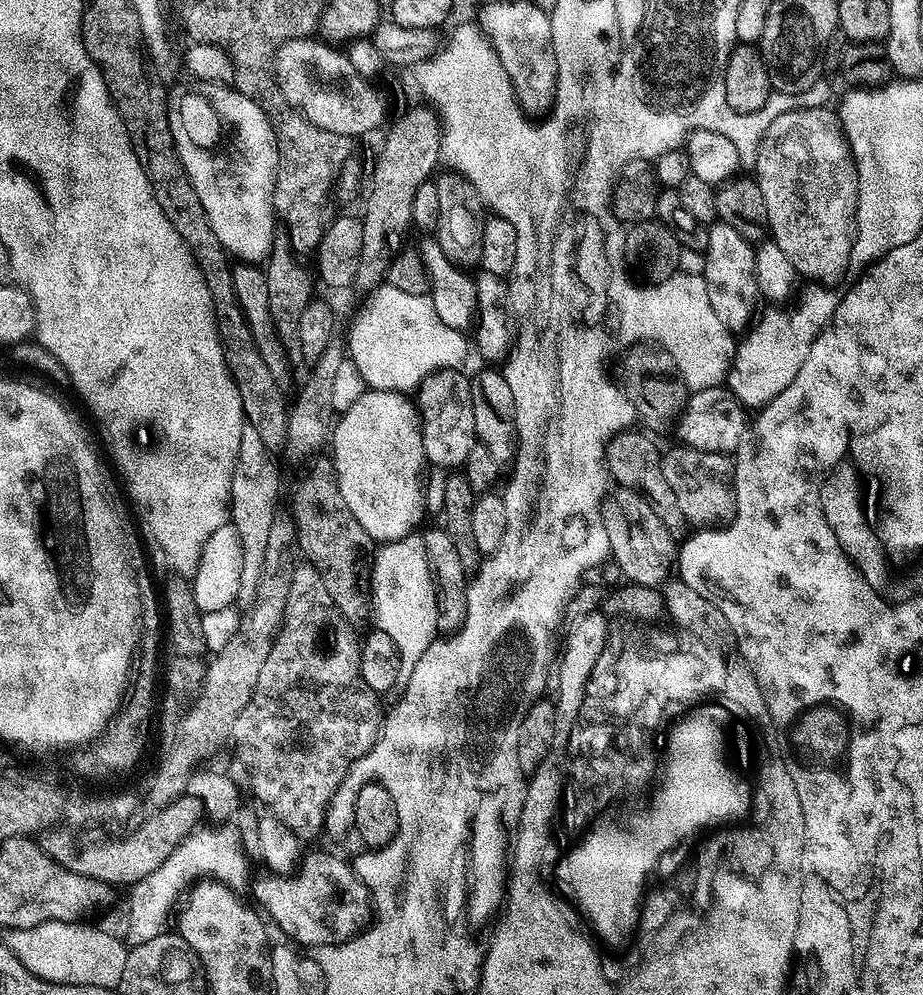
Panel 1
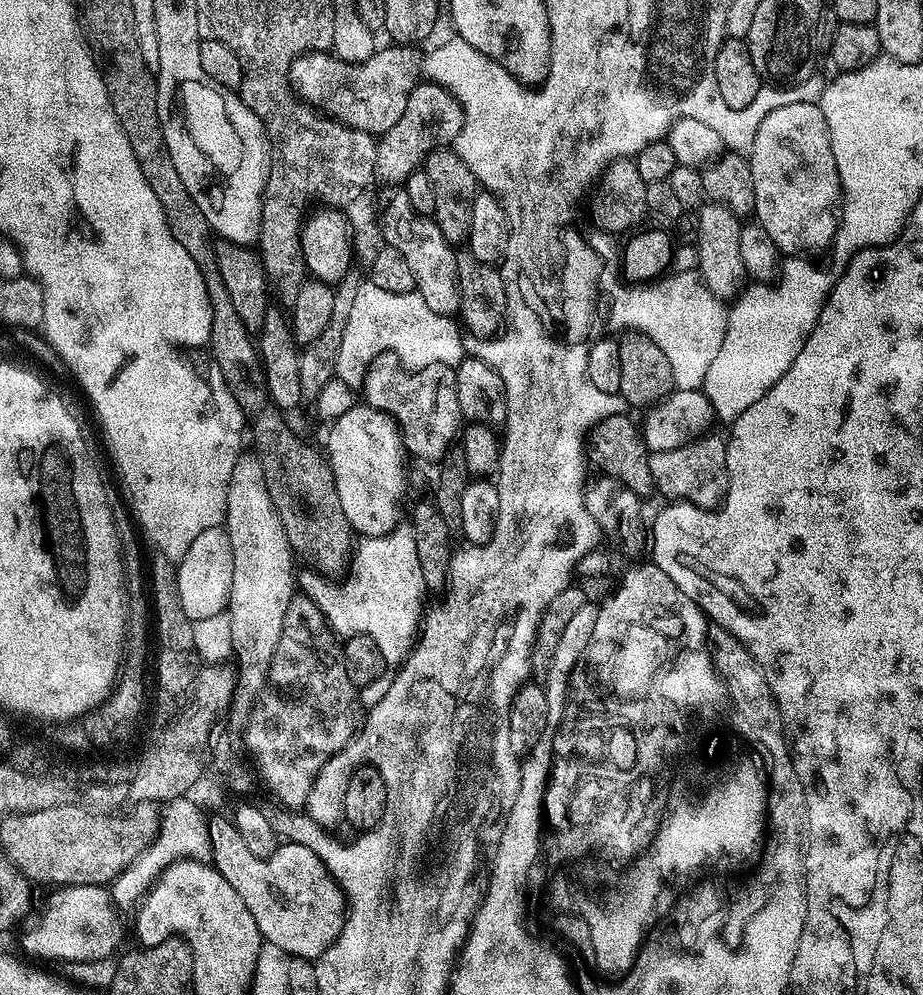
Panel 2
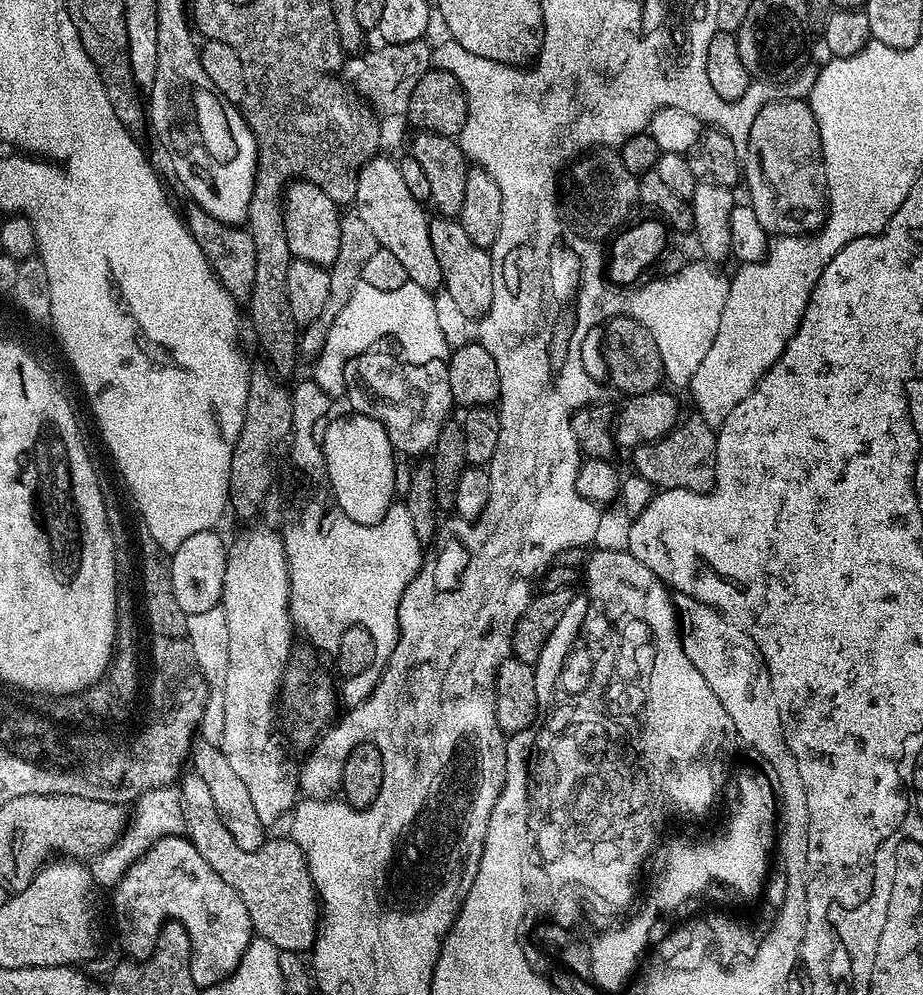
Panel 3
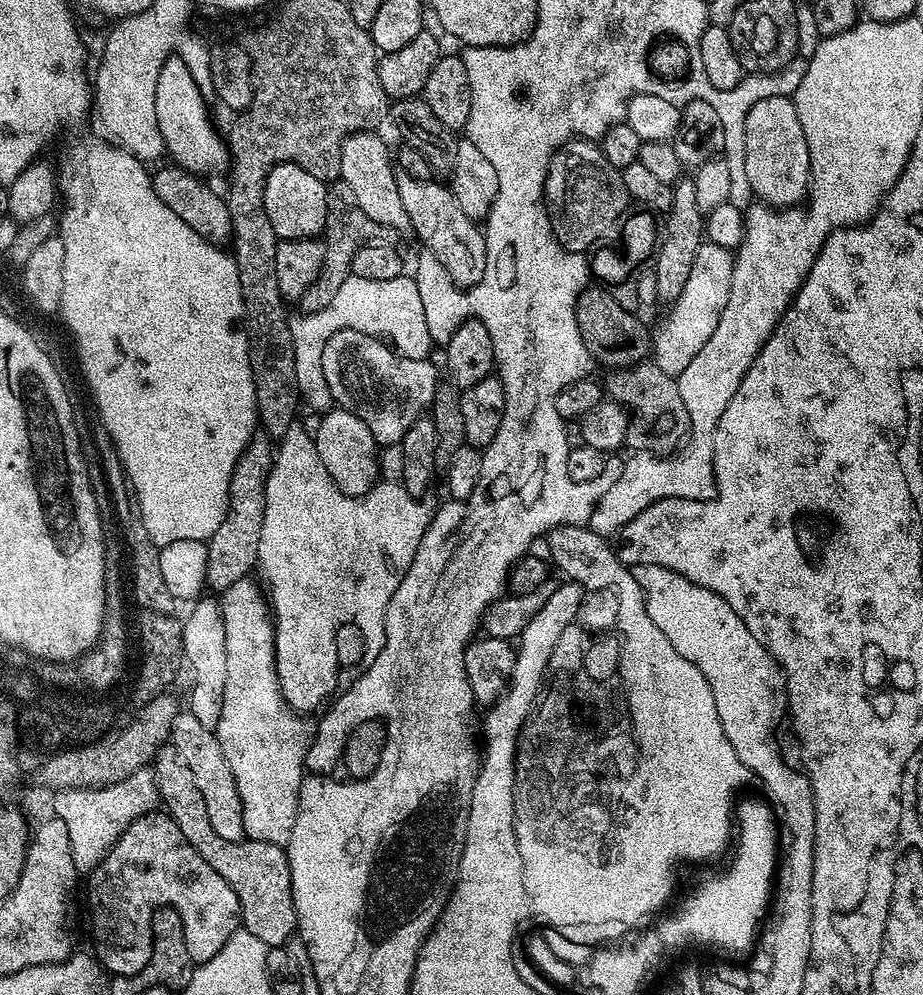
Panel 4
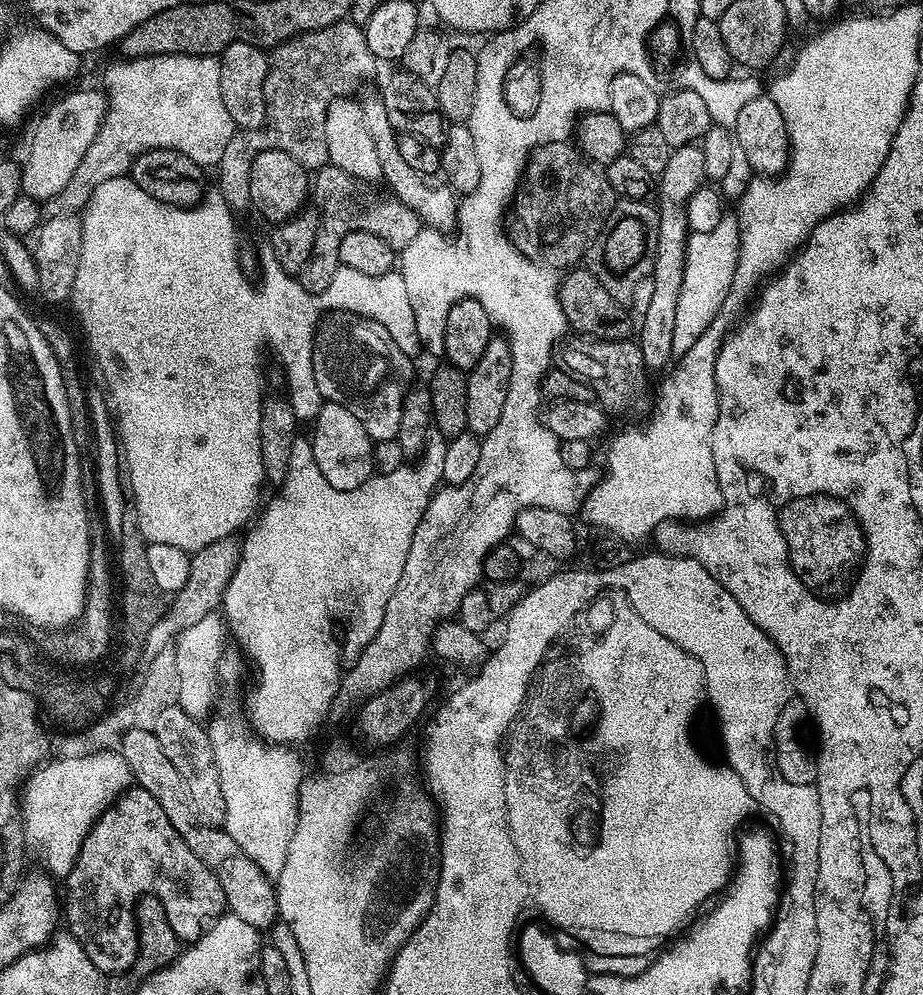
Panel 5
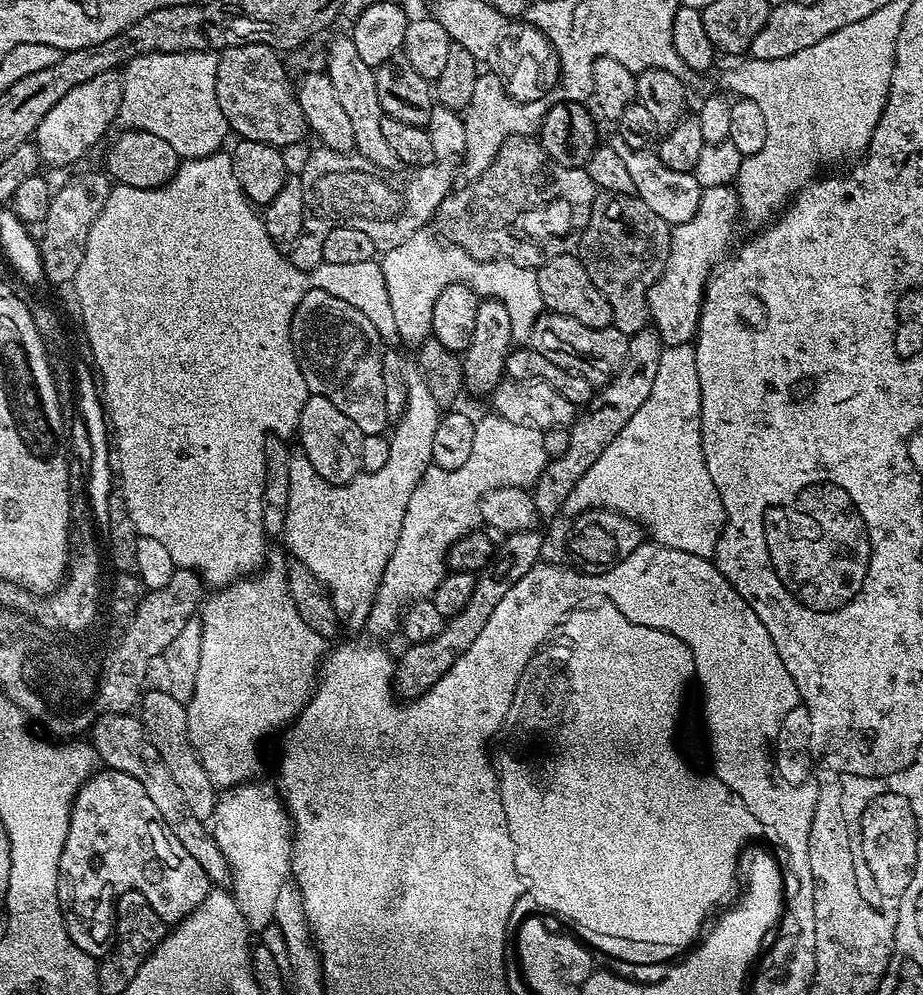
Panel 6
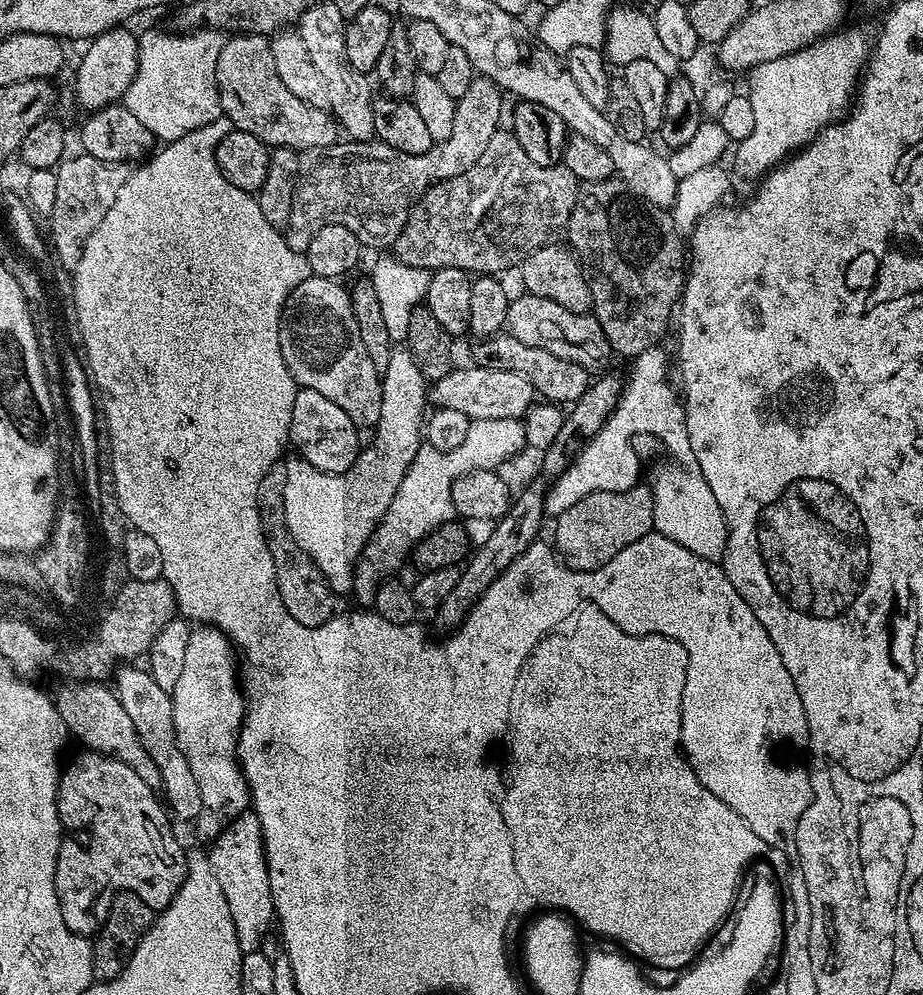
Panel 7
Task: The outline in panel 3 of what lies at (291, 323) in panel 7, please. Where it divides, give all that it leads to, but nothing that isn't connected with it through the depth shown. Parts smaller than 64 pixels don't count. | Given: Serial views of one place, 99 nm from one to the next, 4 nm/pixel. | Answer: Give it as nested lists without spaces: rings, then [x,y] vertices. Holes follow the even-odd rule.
[[[360,352],[344,365],[344,392],[349,409],[382,422],[397,453],[420,456],[431,453],[445,423],[450,420],[454,401],[450,394],[450,370],[443,360],[421,364],[399,362],[388,352]]]

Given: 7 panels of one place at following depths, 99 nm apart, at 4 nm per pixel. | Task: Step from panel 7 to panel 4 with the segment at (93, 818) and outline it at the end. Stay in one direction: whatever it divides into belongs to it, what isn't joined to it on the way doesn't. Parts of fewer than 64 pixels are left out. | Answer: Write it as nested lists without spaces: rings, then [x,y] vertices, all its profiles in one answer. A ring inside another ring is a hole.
[[[159,811],[139,816],[109,848],[99,864],[106,870],[107,858],[110,858],[110,868],[118,870],[118,862],[138,862],[138,854],[148,852],[148,904],[153,910],[161,904],[178,910],[186,950],[193,962],[203,962],[214,958],[230,934],[241,927],[238,894],[234,894],[230,882],[226,882],[226,878],[222,878],[222,874],[218,874],[218,870],[214,870],[214,866],[210,866],[210,862],[206,862],[206,858],[186,842],[172,817]]]

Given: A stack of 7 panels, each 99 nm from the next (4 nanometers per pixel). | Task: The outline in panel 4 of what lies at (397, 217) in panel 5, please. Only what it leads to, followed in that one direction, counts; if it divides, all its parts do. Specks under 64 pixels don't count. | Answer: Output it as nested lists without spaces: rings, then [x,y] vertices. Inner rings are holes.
[[[332,182],[328,184],[328,213],[326,214],[326,226],[322,233],[324,241],[324,257],[322,258],[322,270],[318,270],[318,278],[310,290],[306,290],[308,300],[328,300],[334,302],[338,289],[342,287],[342,282],[352,275],[352,263],[354,254],[367,244],[391,241],[394,236],[393,229],[382,226],[358,206],[354,198],[354,190],[342,182]]]

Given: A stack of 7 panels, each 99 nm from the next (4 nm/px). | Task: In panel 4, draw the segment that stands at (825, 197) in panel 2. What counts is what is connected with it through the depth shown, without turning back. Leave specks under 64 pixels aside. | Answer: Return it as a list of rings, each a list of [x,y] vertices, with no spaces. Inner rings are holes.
[[[787,95],[775,96],[774,98],[762,98],[762,102],[754,102],[754,106],[750,106],[750,110],[744,119],[744,141],[746,142],[746,162],[742,166],[742,175],[748,180],[748,184],[752,188],[753,197],[755,197],[757,201],[763,202],[777,210],[799,205],[801,201],[807,197],[808,184],[812,179],[810,178],[810,150],[806,146],[806,134],[802,134],[802,122],[798,122],[796,103]]]

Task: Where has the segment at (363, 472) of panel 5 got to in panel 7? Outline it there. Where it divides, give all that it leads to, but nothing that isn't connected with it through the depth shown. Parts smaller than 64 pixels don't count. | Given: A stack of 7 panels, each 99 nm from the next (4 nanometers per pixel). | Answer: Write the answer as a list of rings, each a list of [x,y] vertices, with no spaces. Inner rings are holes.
[[[300,388],[294,398],[294,410],[290,414],[288,438],[291,447],[296,447],[299,459],[310,462],[319,472],[345,472],[354,466],[362,454],[361,429],[352,421],[342,406],[334,406],[330,398],[318,394],[318,390]]]

